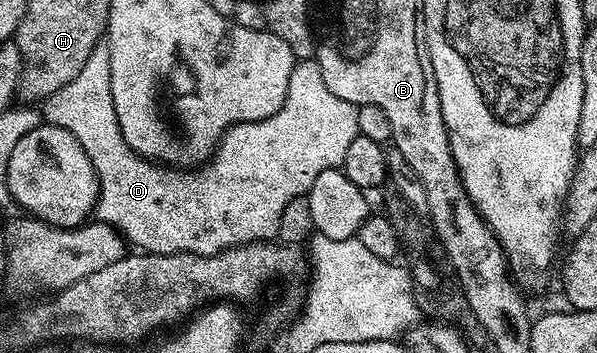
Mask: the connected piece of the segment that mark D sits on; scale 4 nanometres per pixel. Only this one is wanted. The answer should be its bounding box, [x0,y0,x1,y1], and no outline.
[42,45,361,255]

